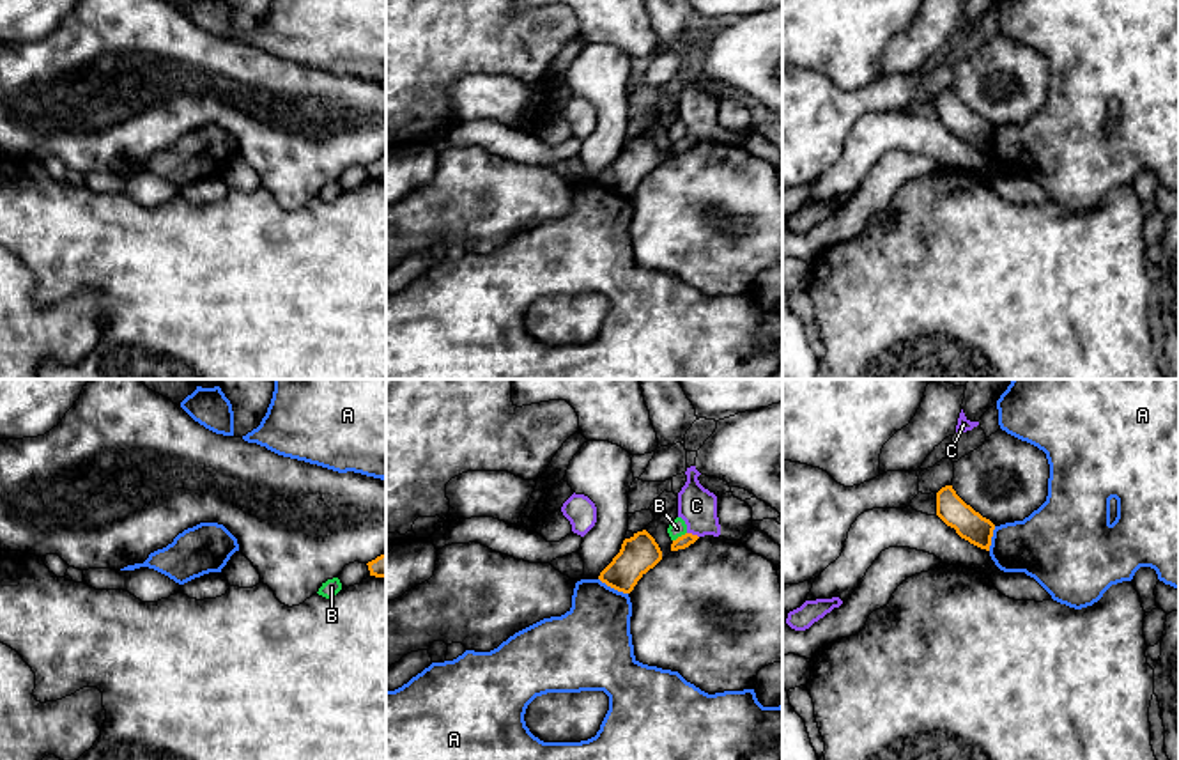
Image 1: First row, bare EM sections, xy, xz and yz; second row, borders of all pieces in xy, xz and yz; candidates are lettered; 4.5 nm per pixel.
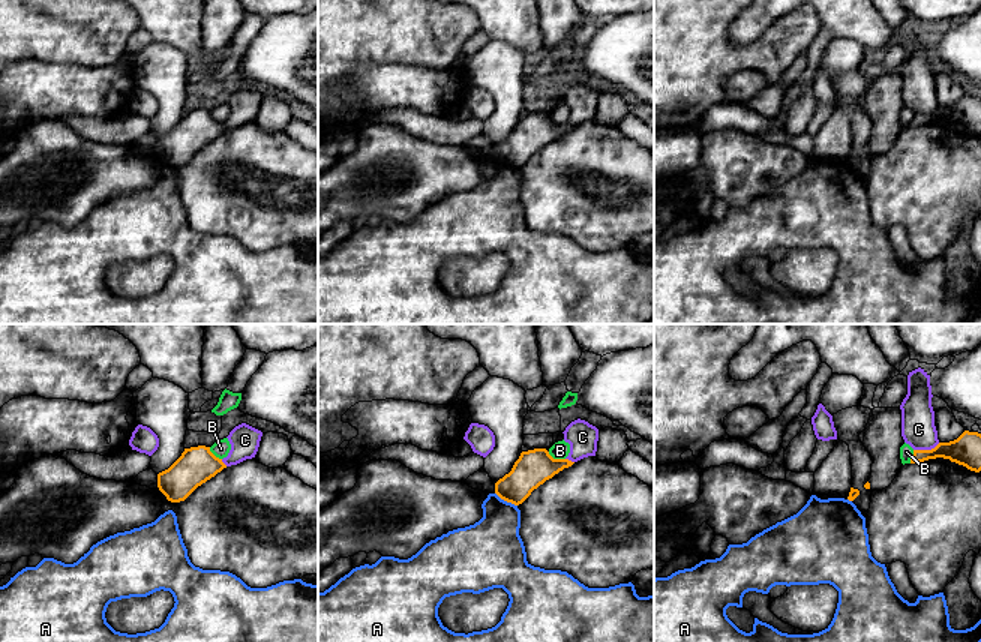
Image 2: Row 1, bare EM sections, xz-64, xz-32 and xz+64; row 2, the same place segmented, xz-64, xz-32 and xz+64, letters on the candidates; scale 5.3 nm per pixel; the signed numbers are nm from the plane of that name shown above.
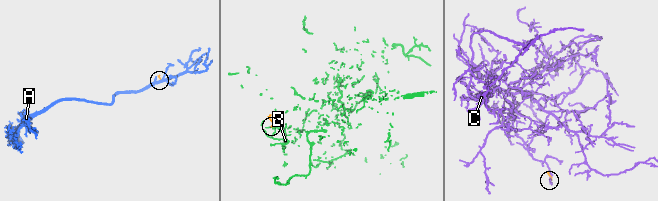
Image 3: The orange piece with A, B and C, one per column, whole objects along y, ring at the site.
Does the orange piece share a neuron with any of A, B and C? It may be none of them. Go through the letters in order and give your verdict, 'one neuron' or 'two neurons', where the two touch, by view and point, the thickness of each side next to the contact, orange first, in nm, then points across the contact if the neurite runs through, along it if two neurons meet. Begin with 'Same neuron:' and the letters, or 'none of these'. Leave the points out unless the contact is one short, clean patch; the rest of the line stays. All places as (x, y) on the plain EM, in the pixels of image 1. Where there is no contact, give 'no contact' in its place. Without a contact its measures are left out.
Same neuron: none of these
A: two neurons | xz (613, 190) | 170/340 nm | along xz (599, 181), (627, 197)
B: two neurons | xz (678, 140) | 60/80 nm | along xz (685, 135), (673, 144)
C: two neurons | xz (691, 137) | 60/180 nm | along xz (687, 135), (698, 140)

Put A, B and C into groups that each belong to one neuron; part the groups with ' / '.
A / B / C

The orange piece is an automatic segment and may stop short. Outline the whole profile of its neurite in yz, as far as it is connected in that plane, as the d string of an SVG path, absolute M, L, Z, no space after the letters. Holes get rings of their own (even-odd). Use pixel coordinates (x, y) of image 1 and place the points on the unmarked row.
M945 89L936 96L936 119L970 147L990 154L995 128L967 108Z

